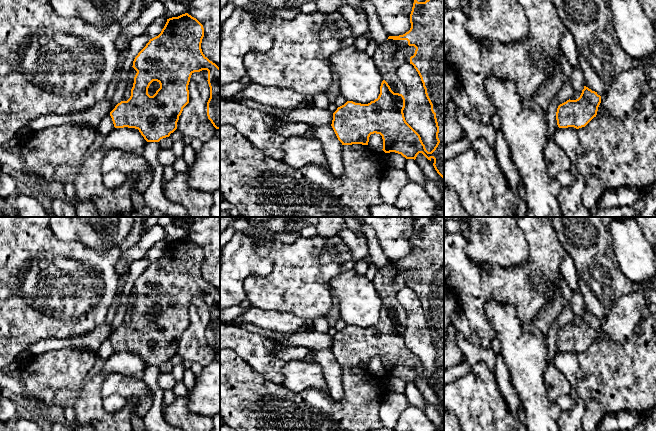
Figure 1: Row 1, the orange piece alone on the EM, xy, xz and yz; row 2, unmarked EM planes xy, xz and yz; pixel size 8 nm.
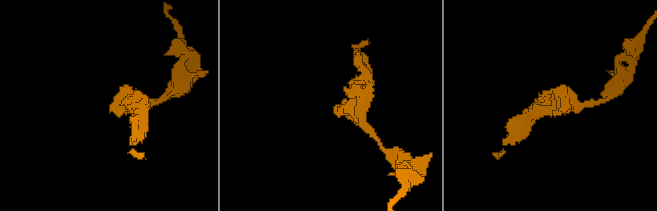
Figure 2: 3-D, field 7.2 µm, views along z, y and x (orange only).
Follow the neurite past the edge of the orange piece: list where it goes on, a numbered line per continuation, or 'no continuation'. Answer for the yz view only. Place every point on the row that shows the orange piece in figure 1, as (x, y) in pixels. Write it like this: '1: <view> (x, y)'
no continuation

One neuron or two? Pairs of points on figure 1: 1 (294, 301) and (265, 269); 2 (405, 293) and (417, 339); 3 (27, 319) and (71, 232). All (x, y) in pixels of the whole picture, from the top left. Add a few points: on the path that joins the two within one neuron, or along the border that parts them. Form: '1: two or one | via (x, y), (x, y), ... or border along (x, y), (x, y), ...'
1: two | border along (272, 266), (265, 275), (245, 279)
2: one | via (412, 304), (416, 317), (416, 328)
3: two | border along (52, 230), (62, 240), (79, 240), (89, 248)

